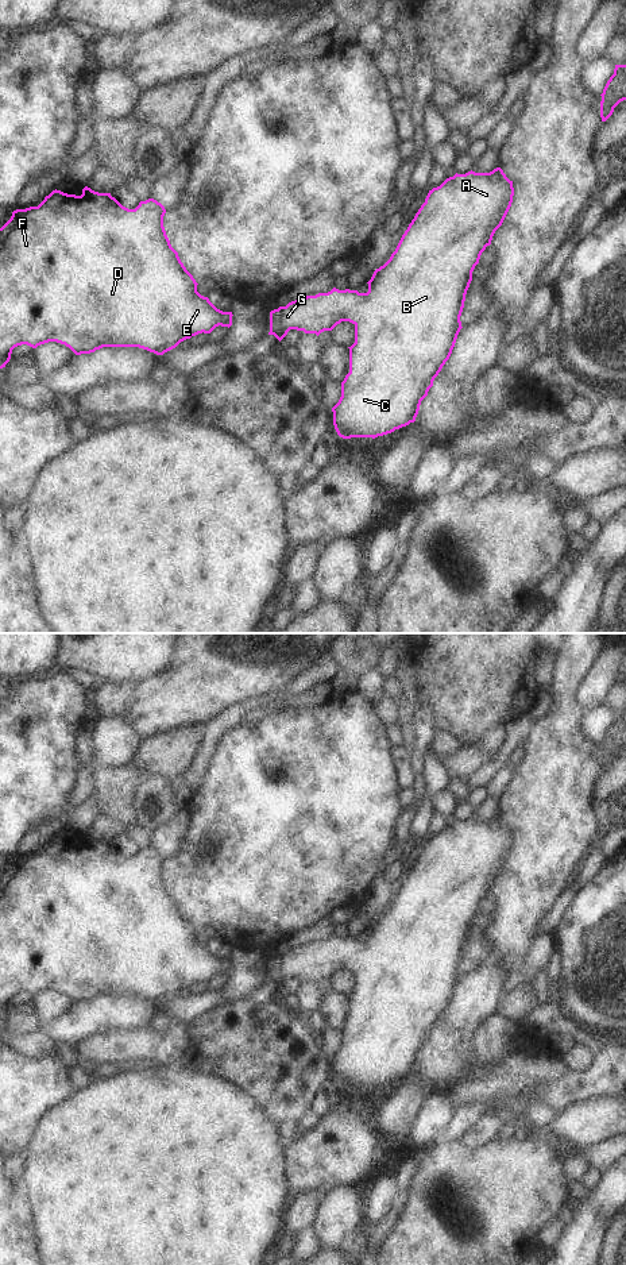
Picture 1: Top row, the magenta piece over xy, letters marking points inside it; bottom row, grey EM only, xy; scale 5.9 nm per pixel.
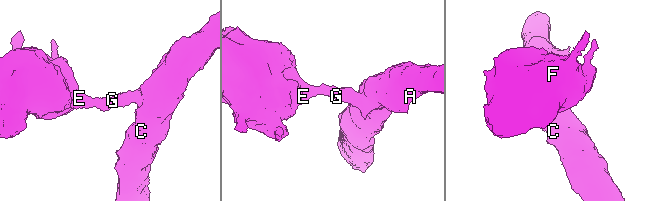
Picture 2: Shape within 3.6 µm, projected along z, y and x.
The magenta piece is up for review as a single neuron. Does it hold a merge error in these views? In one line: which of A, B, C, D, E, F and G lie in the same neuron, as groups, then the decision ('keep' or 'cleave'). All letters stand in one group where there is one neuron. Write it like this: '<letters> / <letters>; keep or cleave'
A B C D E F G; keep

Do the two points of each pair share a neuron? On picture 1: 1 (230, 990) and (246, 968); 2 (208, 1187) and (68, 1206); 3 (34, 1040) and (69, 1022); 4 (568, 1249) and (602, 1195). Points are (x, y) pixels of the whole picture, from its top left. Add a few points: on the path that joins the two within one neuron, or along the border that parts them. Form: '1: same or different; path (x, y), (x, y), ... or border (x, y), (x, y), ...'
1: same; path (235, 984), (246, 974)
2: same; path (173, 1187), (165, 1188), (147, 1206), (103, 1206)
3: different; border (43, 1029), (57, 1041)
4: same; path (582, 1235), (588, 1225), (590, 1215), (596, 1208)

